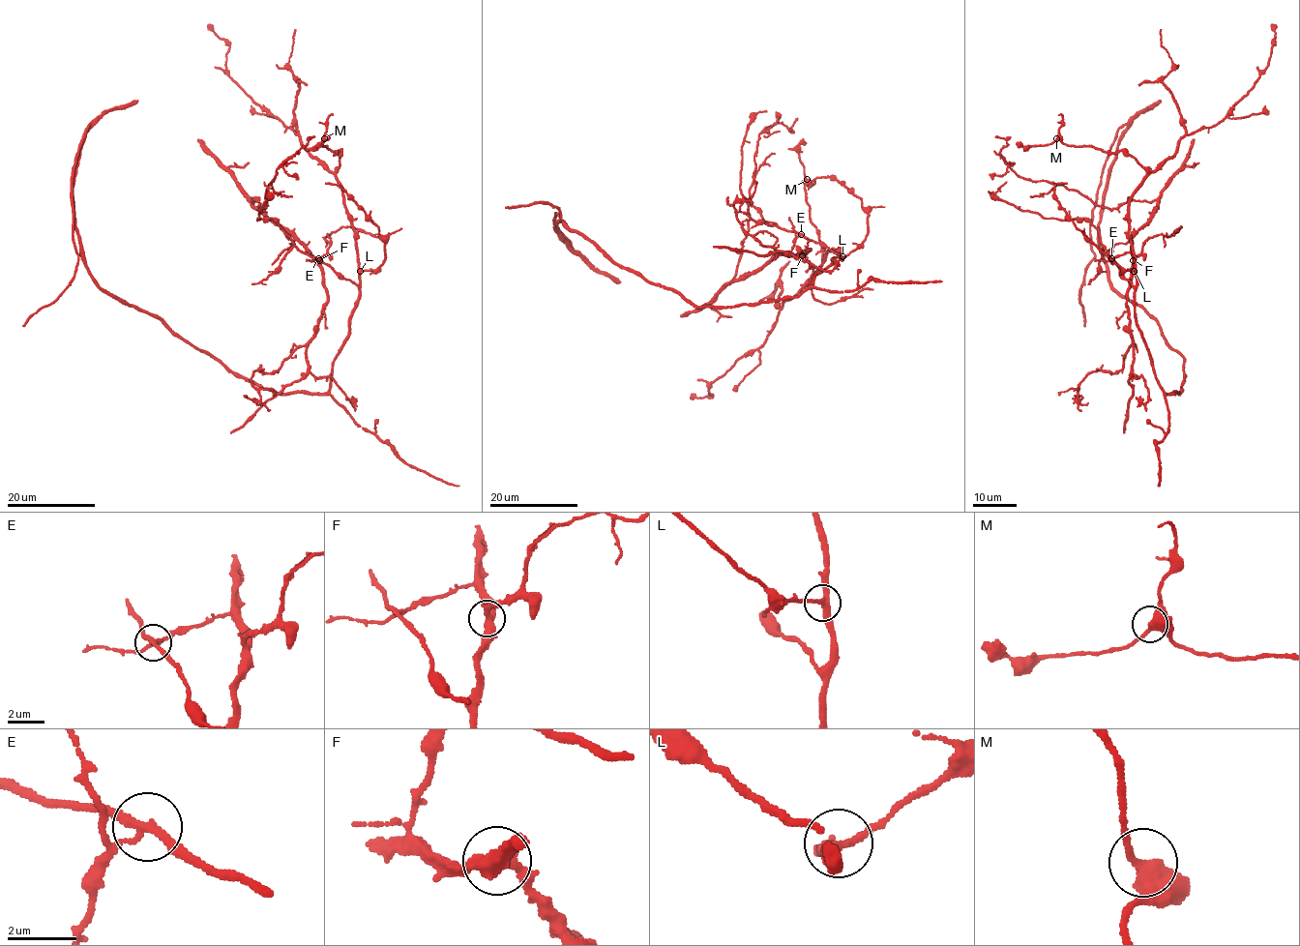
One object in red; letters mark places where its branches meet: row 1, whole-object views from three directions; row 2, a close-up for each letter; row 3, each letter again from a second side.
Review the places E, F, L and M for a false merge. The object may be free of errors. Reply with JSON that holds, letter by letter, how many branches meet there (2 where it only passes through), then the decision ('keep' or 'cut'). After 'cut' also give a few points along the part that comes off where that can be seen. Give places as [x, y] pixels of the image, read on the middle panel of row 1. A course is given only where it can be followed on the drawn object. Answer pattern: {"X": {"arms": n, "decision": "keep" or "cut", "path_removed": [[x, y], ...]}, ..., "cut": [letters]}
{"E": {"arms": 3, "decision": "keep"}, "F": {"arms": 3, "decision": "keep"}, "L": {"arms": 3, "decision": "keep"}, "M": {"arms": 3, "decision": "keep"}, "cut": []}

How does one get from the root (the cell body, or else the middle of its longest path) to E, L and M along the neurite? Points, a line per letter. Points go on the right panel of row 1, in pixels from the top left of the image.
E: (1183, 375), (1179, 394), (1166, 394), (1163, 390), (1137, 322), (1134, 287), (1111, 258)
L: (1183, 375), (1179, 394), (1166, 394), (1163, 390), (1137, 322), (1134, 271)
M: (1183, 375), (1179, 394), (1163, 390), (1136, 317), (1129, 206), (1146, 170), (1121, 150), (1104, 153), (1056, 138)

